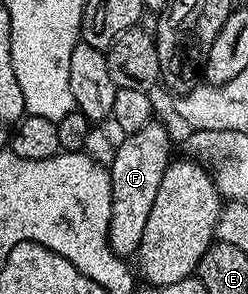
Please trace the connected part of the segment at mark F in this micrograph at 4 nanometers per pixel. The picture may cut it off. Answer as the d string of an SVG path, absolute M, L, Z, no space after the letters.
M148 121L139 131L122 136L122 141L116 142L113 161L107 165L111 183L110 251L124 259L132 258L137 252L159 183L163 183L163 171L167 171L171 160L169 133L159 121Z

